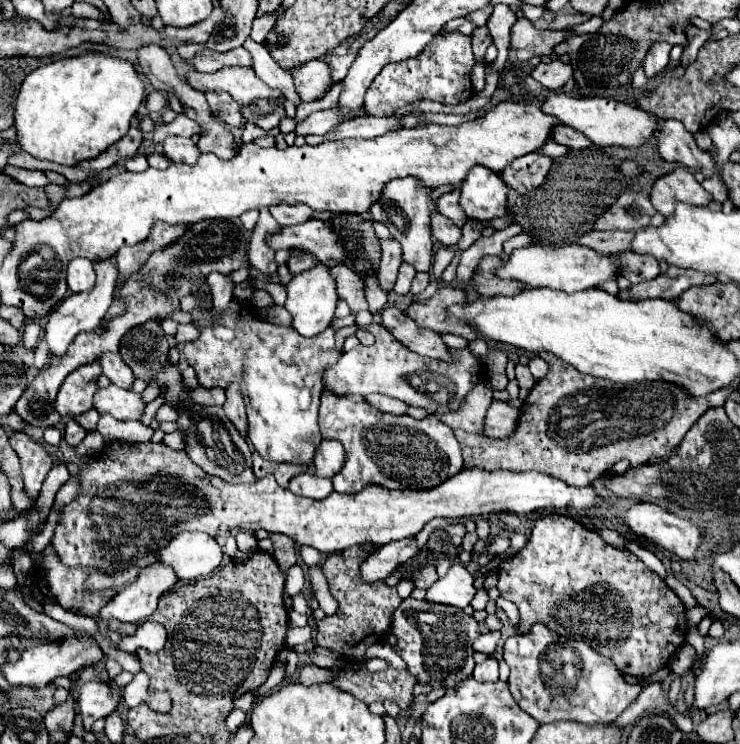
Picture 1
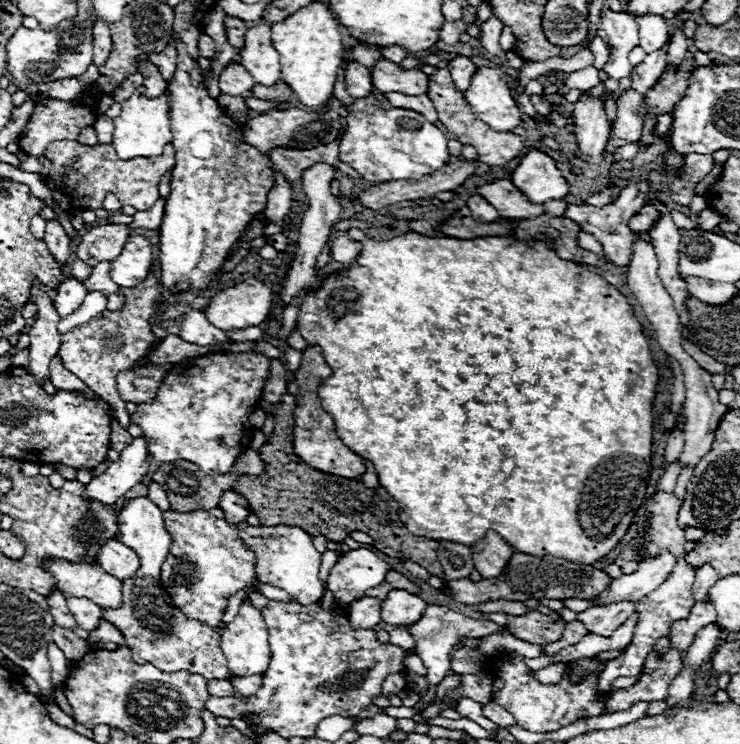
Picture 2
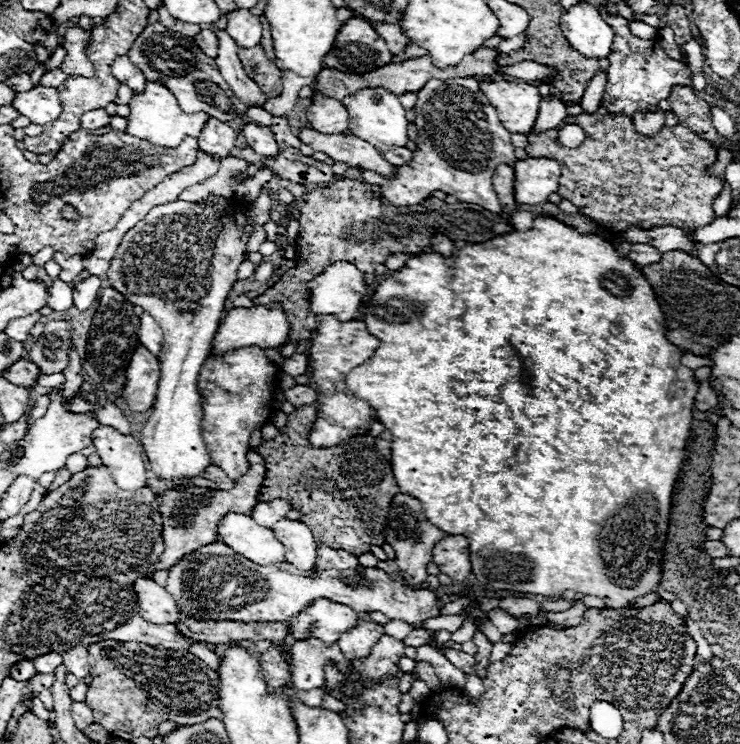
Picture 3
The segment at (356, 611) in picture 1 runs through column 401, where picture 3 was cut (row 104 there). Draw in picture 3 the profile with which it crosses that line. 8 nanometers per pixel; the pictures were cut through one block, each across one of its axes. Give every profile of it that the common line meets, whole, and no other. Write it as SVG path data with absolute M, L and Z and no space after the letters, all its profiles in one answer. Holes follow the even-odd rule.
M602 102L596 112L568 116L564 124L578 124L586 132L580 148L566 148L556 142L558 130L552 128L550 132L528 132L528 146L524 150L528 156L554 158L562 164L558 194L594 222L620 232L632 224L642 228L696 228L716 218L712 202L722 192L724 182L706 174L706 168L716 162L716 148L684 124L674 128L662 126L654 136L642 136L634 130L630 116L610 114Z

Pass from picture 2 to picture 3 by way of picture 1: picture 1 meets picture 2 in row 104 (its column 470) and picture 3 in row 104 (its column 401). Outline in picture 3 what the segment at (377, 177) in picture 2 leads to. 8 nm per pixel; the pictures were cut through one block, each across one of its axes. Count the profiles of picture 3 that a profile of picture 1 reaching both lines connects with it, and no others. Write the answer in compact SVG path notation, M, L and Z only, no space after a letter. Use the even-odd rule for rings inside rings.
M364 88L362 92L354 92L352 96L342 98L342 104L348 110L348 118L350 118L348 130L354 136L370 142L378 150L392 150L398 146L406 146L408 142L406 110L402 108L398 96L394 96L392 92L386 92L384 88Z

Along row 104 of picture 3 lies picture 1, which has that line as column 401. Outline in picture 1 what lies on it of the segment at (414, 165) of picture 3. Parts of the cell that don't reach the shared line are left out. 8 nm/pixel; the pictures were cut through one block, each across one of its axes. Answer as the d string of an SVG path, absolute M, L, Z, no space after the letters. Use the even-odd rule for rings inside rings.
M332 392L322 394L320 416L318 416L322 438L338 440L344 446L344 466L338 474L332 476L332 484L336 492L356 494L364 490L368 484L378 484L388 490L428 490L438 486L440 482L452 478L462 470L462 452L460 444L450 426L438 420L438 416L426 416L416 420L412 416L396 416L384 414L366 402L352 402L346 398L336 398Z

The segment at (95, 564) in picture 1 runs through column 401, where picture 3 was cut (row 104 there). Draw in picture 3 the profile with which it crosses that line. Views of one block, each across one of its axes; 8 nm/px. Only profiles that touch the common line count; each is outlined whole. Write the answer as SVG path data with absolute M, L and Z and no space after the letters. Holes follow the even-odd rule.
M480 82L482 92L488 96L488 102L496 108L498 118L502 120L508 132L528 134L538 116L538 106L542 96L538 94L536 86L526 82Z

